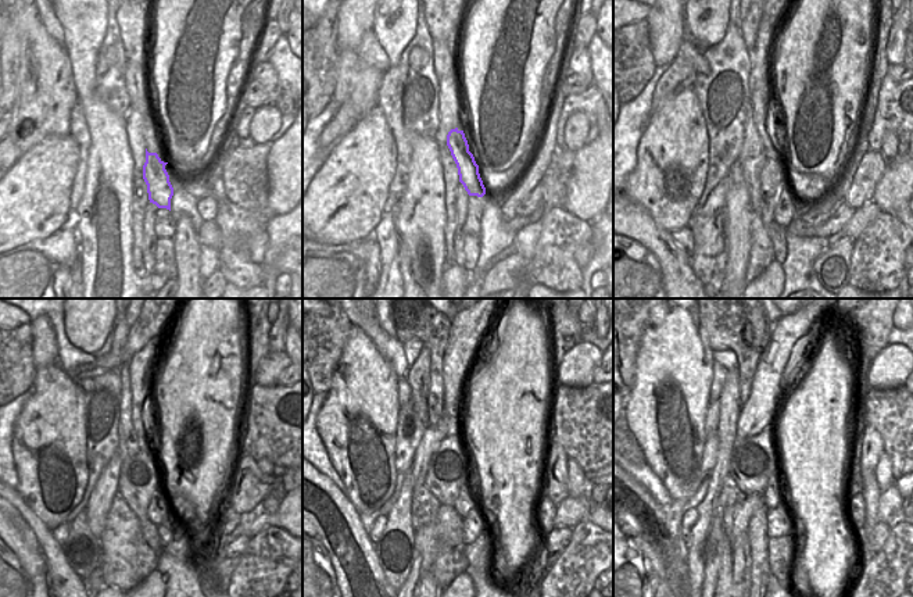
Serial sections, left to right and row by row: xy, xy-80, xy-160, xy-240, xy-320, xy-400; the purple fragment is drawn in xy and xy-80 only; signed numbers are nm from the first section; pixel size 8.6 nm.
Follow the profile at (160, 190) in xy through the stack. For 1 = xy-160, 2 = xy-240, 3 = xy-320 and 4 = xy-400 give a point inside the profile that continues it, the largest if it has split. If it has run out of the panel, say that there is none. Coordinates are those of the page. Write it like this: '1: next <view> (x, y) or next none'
1: next xy-160 (761, 115)
2: next xy-240 (140, 365)
3: next xy-320 (459, 353)
4: next xy-400 (790, 328)

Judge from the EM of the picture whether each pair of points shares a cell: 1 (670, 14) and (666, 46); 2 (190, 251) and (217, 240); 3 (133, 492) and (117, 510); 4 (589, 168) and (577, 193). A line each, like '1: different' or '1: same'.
1: same
2: different
3: different
4: same

